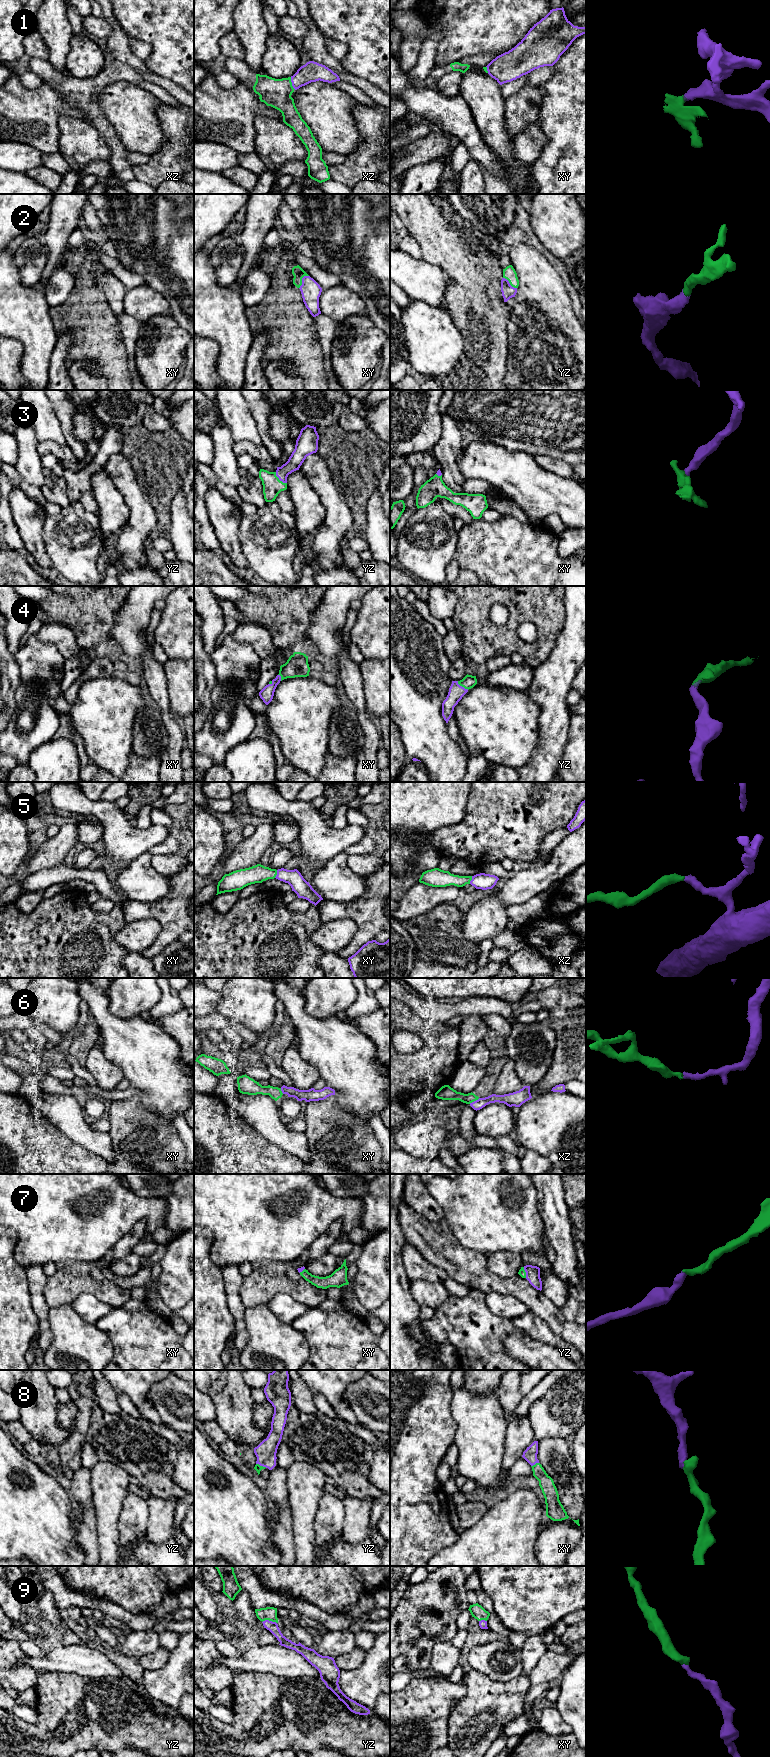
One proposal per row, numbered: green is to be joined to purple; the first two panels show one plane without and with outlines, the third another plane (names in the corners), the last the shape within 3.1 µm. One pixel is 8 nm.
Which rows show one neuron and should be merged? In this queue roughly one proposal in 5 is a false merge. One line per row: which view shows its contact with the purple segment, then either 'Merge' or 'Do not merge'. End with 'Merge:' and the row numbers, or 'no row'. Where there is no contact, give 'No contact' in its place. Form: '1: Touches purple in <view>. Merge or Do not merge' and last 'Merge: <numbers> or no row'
1: Touches purple in xz. Merge
2: Touches purple in xy. Merge
3: Touches purple in yz. Merge
4: Touches purple in yz. Merge
5: Touches purple in xy. Merge
6: Touches purple in xz. Merge
7: Touches purple in yz. Merge
8: Touches purple in yz. Merge
9: Touches purple in yz. Merge
Merge: 1, 2, 3, 4, 5, 6, 7, 8, 9

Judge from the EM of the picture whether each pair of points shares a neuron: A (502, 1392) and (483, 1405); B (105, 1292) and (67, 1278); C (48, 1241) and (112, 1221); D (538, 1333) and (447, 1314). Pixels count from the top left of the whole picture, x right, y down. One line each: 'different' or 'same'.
A: different
B: same
C: same
D: same

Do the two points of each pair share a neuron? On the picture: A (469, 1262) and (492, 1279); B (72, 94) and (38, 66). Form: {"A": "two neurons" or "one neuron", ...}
{"A": "one neuron", "B": "one neuron"}

